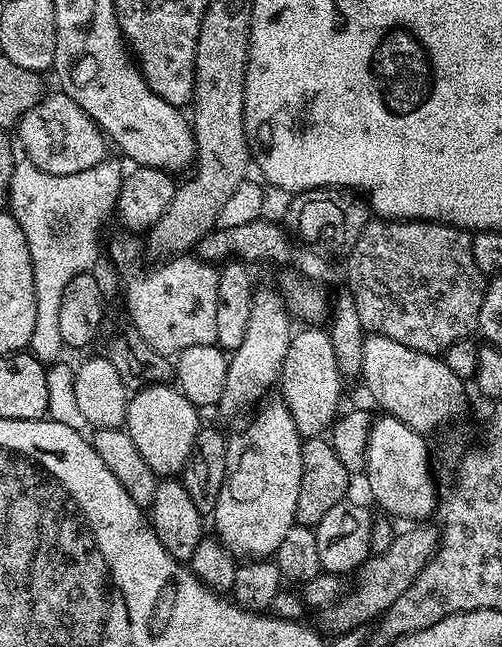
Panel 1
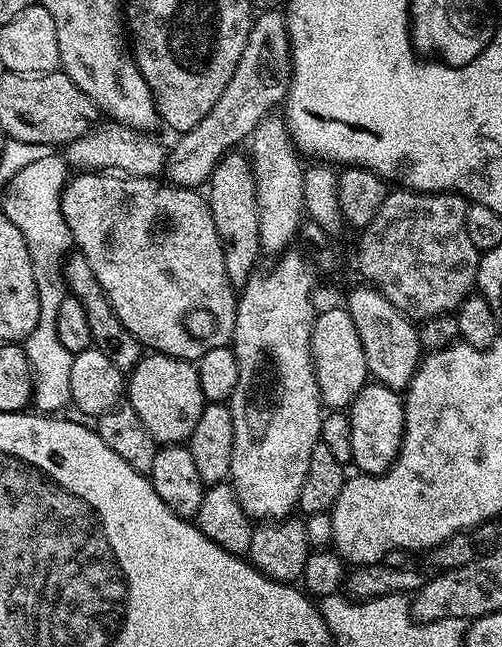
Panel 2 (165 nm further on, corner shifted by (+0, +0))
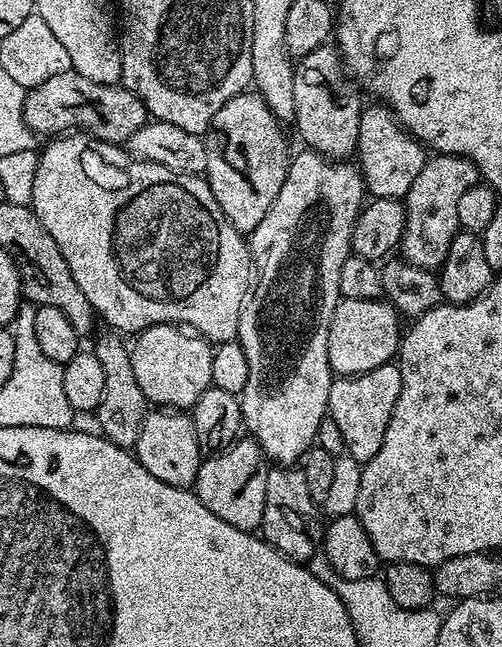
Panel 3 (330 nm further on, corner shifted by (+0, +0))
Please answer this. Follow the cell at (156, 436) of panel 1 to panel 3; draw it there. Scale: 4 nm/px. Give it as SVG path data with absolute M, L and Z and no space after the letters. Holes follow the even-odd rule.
M152 324L131 341L134 379L149 405L164 410L188 410L212 387L210 362L213 345L199 334L189 334L175 324ZM185 332L185 333L184 333ZM188 335L188 336L187 336Z

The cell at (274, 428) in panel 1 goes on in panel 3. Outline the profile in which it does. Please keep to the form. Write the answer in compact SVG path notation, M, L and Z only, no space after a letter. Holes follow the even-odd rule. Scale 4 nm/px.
M303 150L291 157L286 182L282 182L282 190L278 190L278 198L274 198L274 206L266 210L266 218L258 222L258 226L250 234L250 247L252 250L252 263L258 275L254 280L254 287L250 295L244 301L244 308L240 312L240 330L238 339L242 350L246 350L246 363L249 372L246 377L246 386L238 393L240 397L240 409L244 419L243 427L247 435L255 440L263 450L265 457L276 466L292 466L303 457L309 448L316 444L318 426L328 416L328 399L330 398L330 386L334 379L334 373L328 361L328 339L330 338L330 322L334 318L334 310L340 305L341 295L338 286L338 278L342 278L342 262L353 255L352 235L356 219L365 207L366 189L364 187L364 175L359 167L352 162L333 162L327 156L319 152Z

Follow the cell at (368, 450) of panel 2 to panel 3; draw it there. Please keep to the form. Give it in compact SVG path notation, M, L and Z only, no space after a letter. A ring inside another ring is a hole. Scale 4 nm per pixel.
M396 362L378 366L378 370L370 370L366 374L333 379L328 399L328 416L338 425L338 430L342 430L345 453L353 456L362 466L374 458L374 454L378 454L378 449L382 447L382 438L386 438L386 426L390 426L390 414L394 414L394 402L401 390L402 374Z

